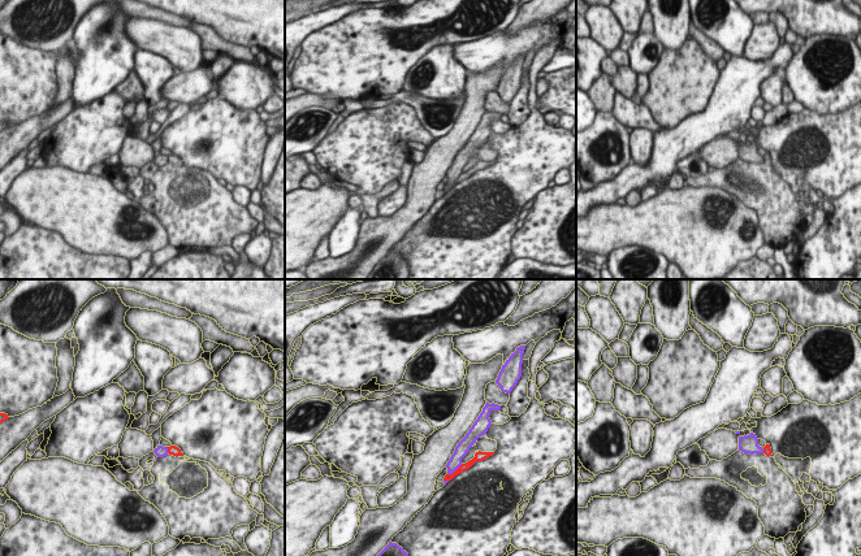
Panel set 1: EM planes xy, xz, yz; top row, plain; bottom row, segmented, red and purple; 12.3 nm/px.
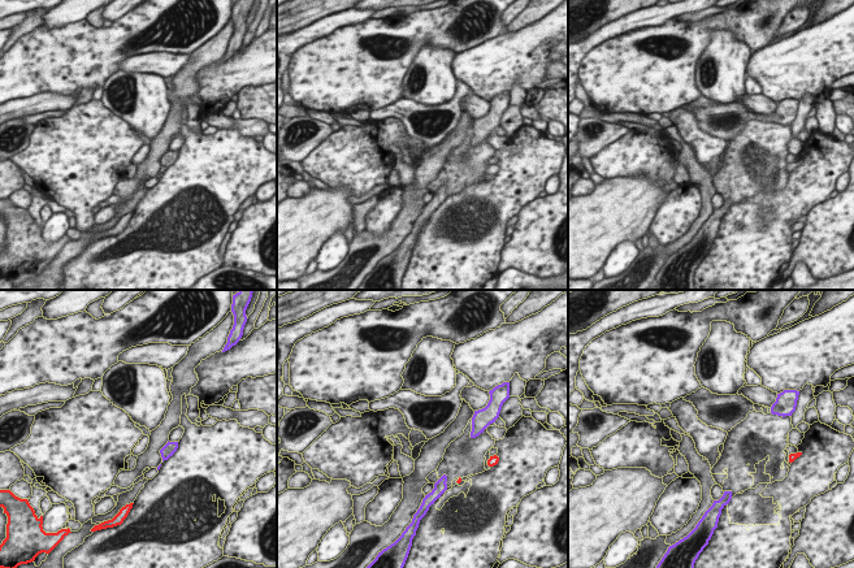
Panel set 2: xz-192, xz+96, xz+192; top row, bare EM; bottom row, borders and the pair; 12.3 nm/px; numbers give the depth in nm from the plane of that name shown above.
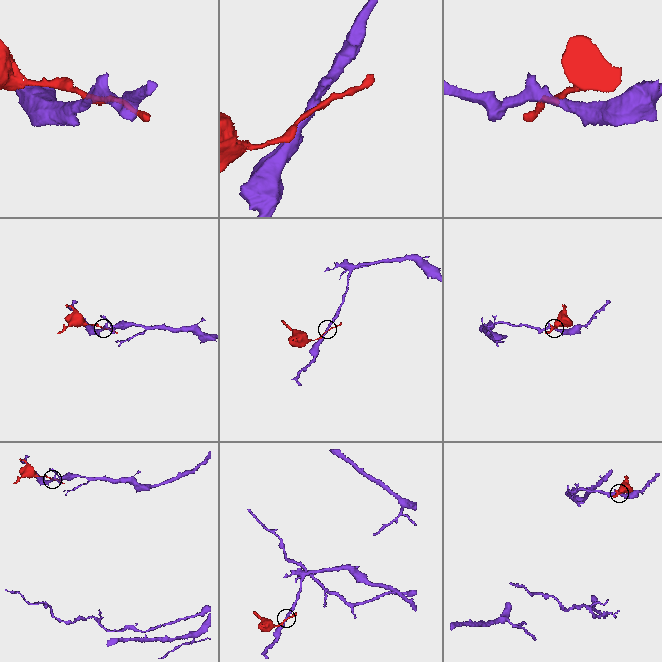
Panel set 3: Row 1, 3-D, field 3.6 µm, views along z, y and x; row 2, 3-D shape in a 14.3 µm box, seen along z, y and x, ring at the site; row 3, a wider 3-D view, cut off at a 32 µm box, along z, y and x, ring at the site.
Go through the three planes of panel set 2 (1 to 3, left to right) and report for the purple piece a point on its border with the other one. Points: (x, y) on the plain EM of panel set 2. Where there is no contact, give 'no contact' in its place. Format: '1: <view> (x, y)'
1: no contact
2: no contact
3: no contact

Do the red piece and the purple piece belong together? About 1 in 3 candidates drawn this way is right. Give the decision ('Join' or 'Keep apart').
Keep apart

